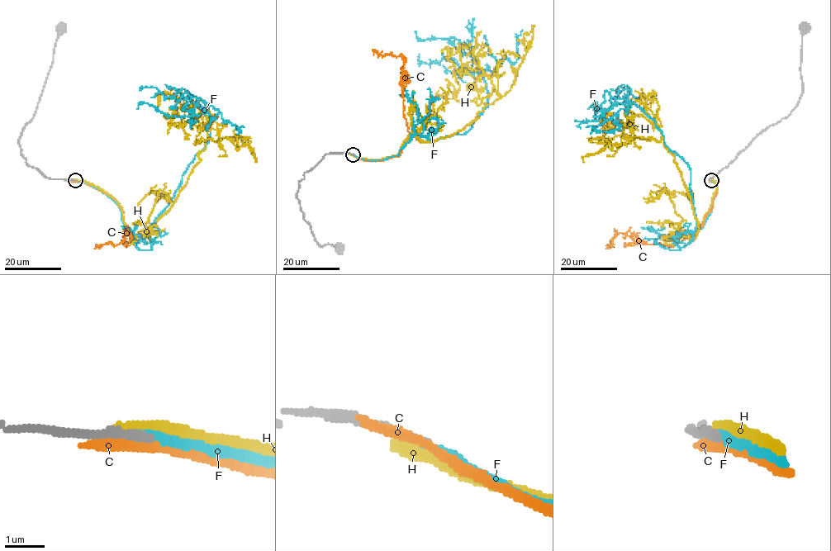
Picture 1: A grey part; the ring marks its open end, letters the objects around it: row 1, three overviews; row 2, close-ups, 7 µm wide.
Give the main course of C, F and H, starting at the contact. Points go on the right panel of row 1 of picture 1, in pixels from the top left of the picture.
C: (710, 181), (717, 184), (717, 192), (695, 231), (671, 246), (638, 243), (622, 233), (605, 249)
F: (711, 180), (690, 241), (690, 168), (655, 123), (625, 99), (602, 116), (587, 109)
H: (710, 180), (711, 206), (692, 241), (698, 222), (652, 112), (634, 101), (627, 122), (605, 125), (614, 112)

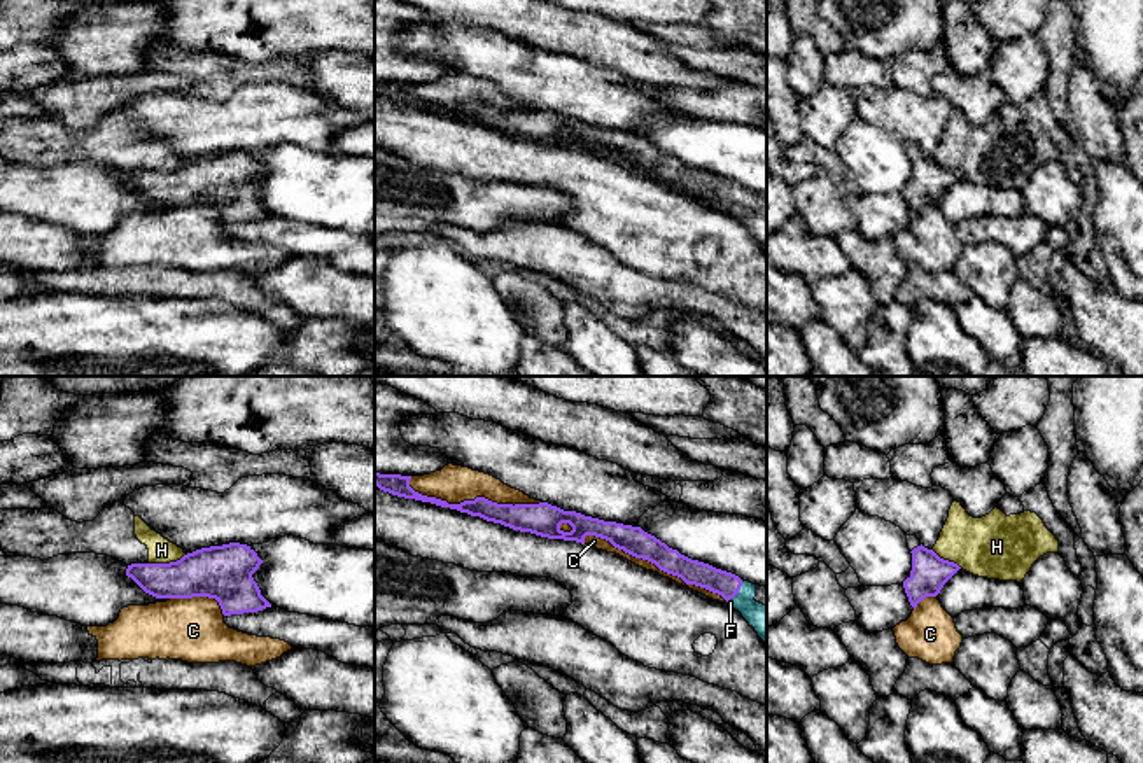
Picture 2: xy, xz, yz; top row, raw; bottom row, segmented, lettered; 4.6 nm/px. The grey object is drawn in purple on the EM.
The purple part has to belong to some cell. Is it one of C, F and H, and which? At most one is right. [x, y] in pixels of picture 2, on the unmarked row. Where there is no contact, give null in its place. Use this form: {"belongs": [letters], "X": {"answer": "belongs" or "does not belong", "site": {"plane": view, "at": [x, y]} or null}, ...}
{"belongs": ["F"], "C": {"answer": "does not belong", "site": {"plane": "xz", "at": [655, 172]}}, "F": {"answer": "belongs", "site": {"plane": "xz", "at": [737, 200]}}, "H": {"answer": "does not belong", "site": {"plane": "xy", "at": [170, 170]}}}

